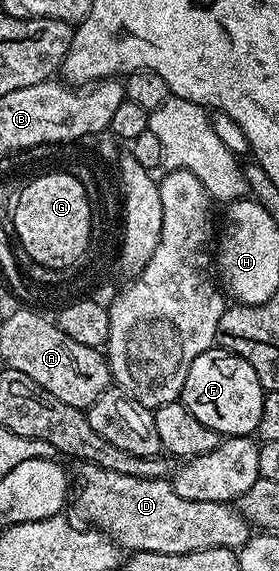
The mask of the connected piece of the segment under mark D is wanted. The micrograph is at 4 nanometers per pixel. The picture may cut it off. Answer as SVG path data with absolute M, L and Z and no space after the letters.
M80 464L79 505L91 516L90 524L102 531L127 551L137 553L192 553L202 549L242 549L252 536L252 526L239 514L234 504L214 501L183 501L174 484L167 479L141 479L137 475L121 475L118 471L105 471L105 467Z

